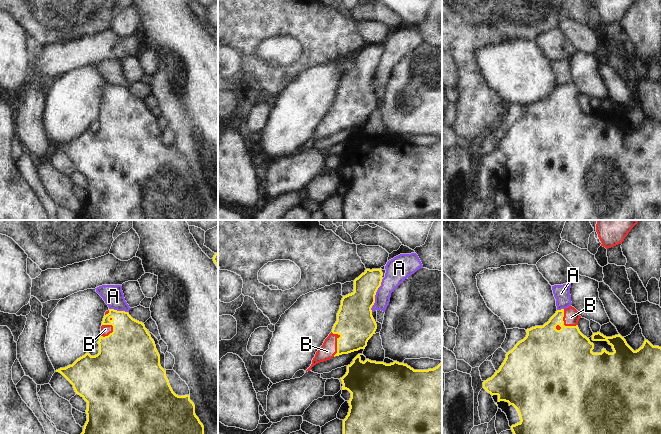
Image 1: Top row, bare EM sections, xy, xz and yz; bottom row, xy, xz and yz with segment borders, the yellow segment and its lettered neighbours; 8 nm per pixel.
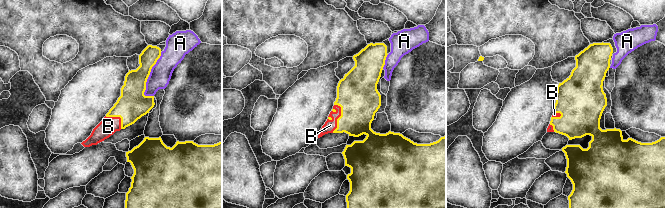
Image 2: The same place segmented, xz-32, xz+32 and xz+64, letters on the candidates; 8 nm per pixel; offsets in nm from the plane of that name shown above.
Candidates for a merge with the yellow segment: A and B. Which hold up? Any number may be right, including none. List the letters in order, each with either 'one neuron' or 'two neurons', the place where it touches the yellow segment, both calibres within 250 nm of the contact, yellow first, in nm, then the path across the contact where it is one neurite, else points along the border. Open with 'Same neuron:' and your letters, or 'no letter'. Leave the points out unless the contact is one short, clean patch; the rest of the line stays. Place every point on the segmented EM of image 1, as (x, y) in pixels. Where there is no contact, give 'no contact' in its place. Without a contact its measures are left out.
Same neuron: B
A: two neurons | xz (375, 294) | 280/180 nm
B: one neuron | xz (337, 342) | 300/130 nm | across xz (355, 324), (337, 342), (327, 351)

